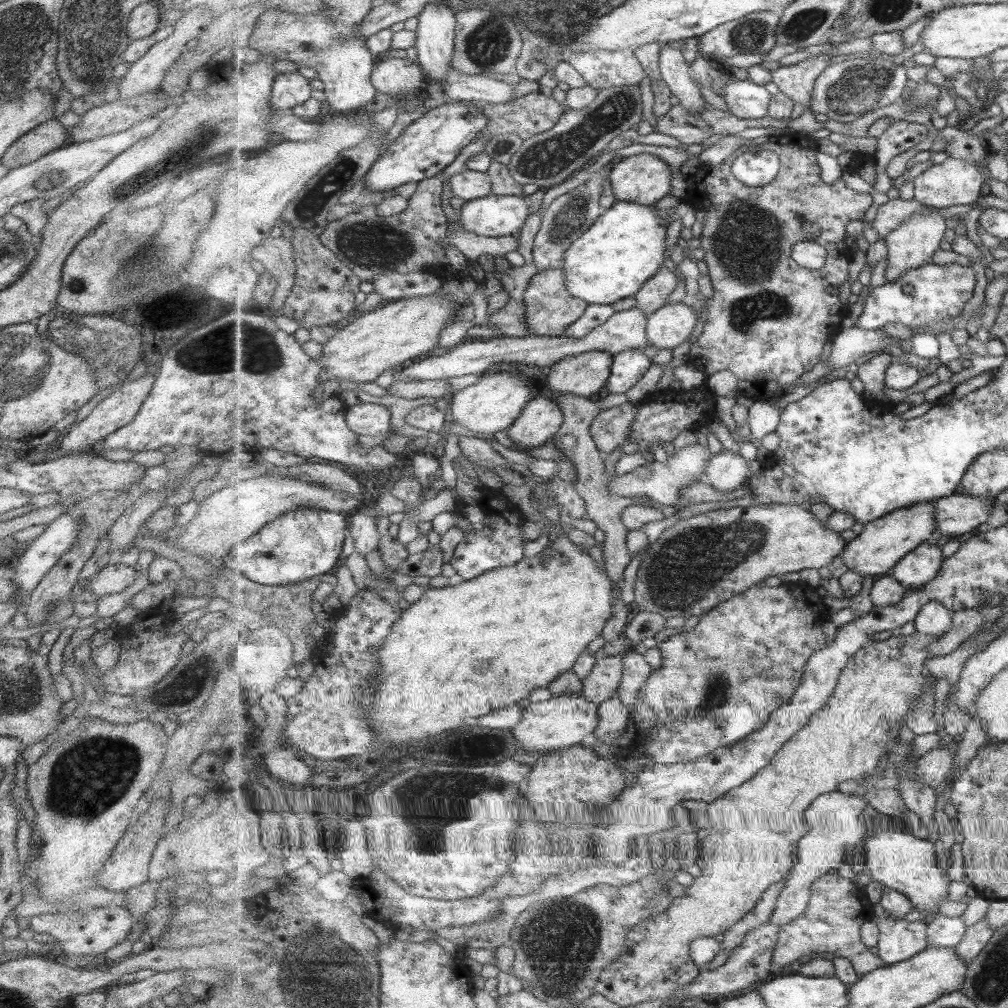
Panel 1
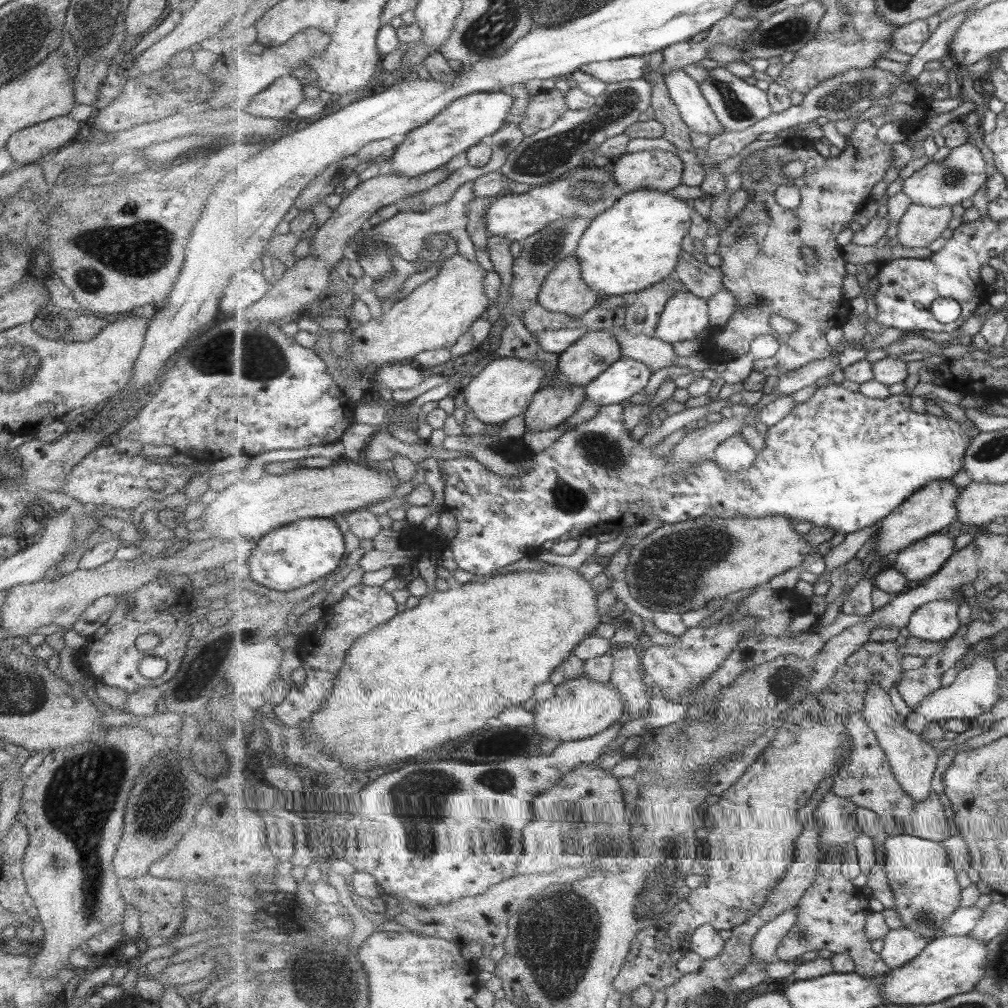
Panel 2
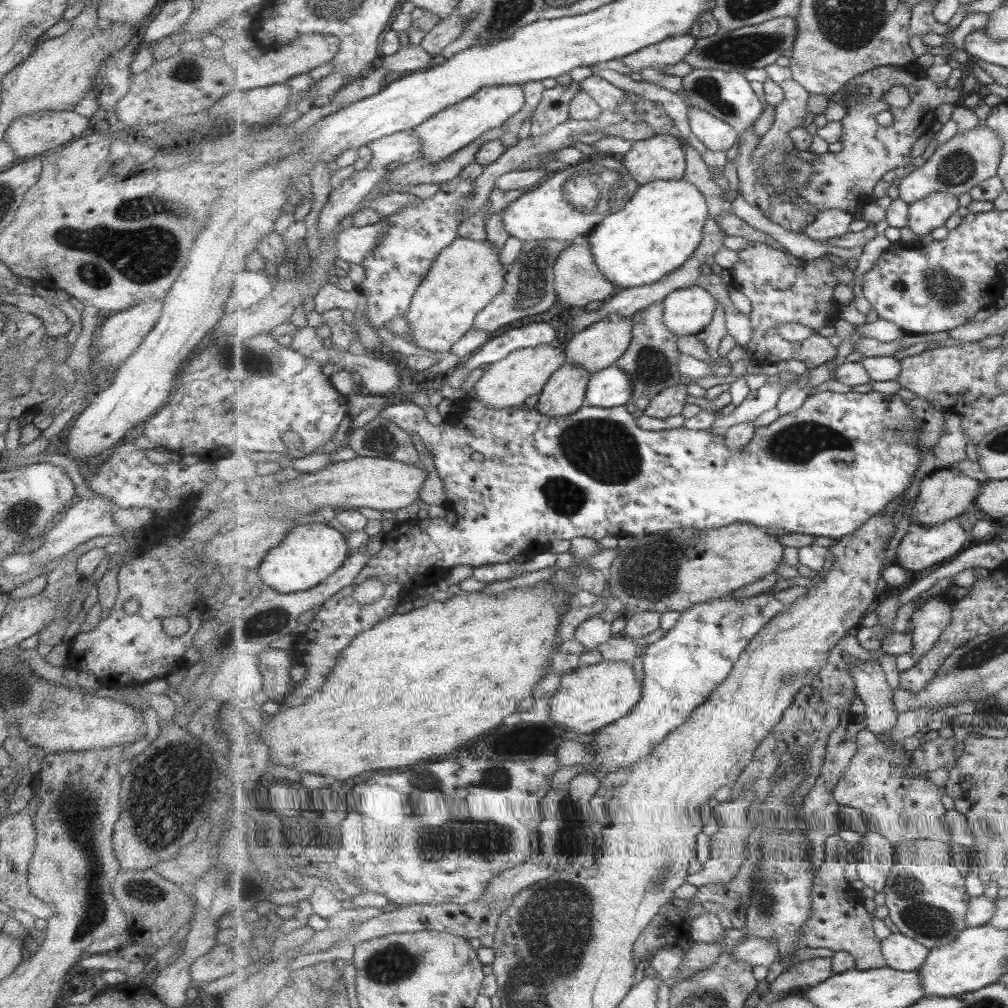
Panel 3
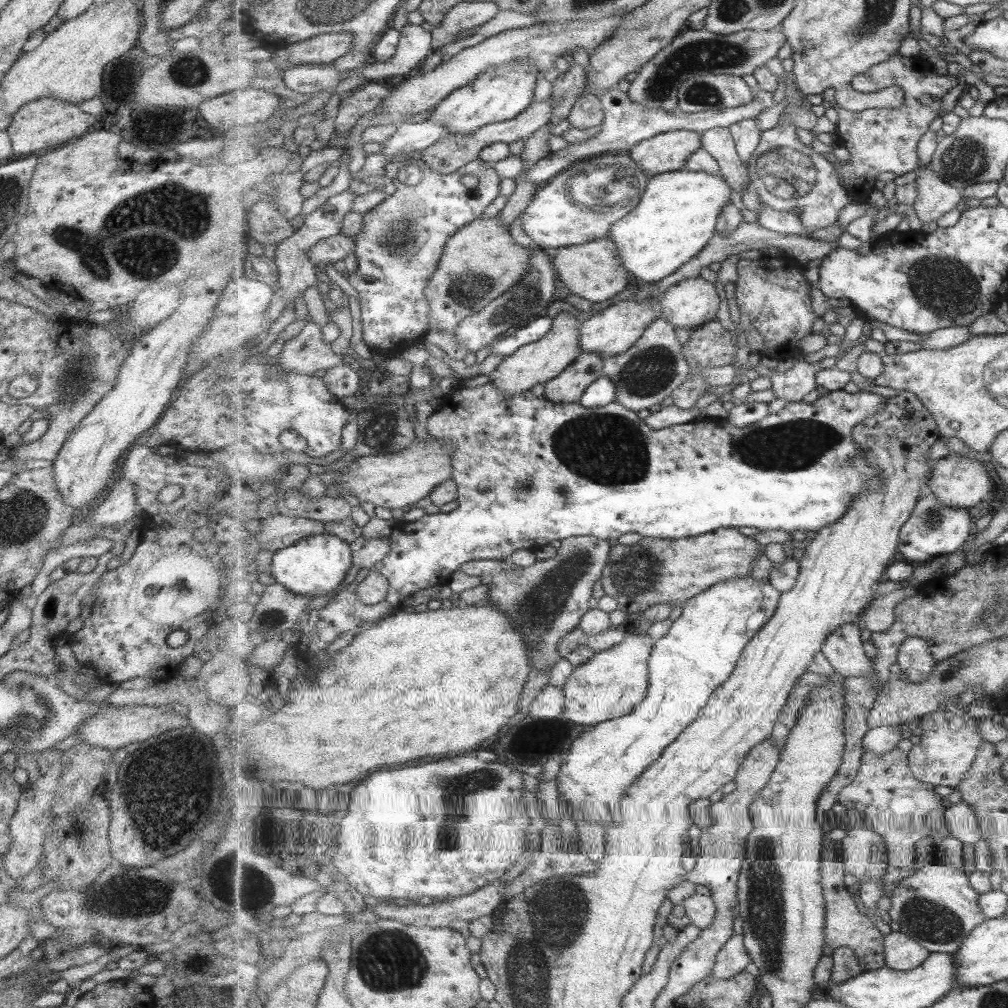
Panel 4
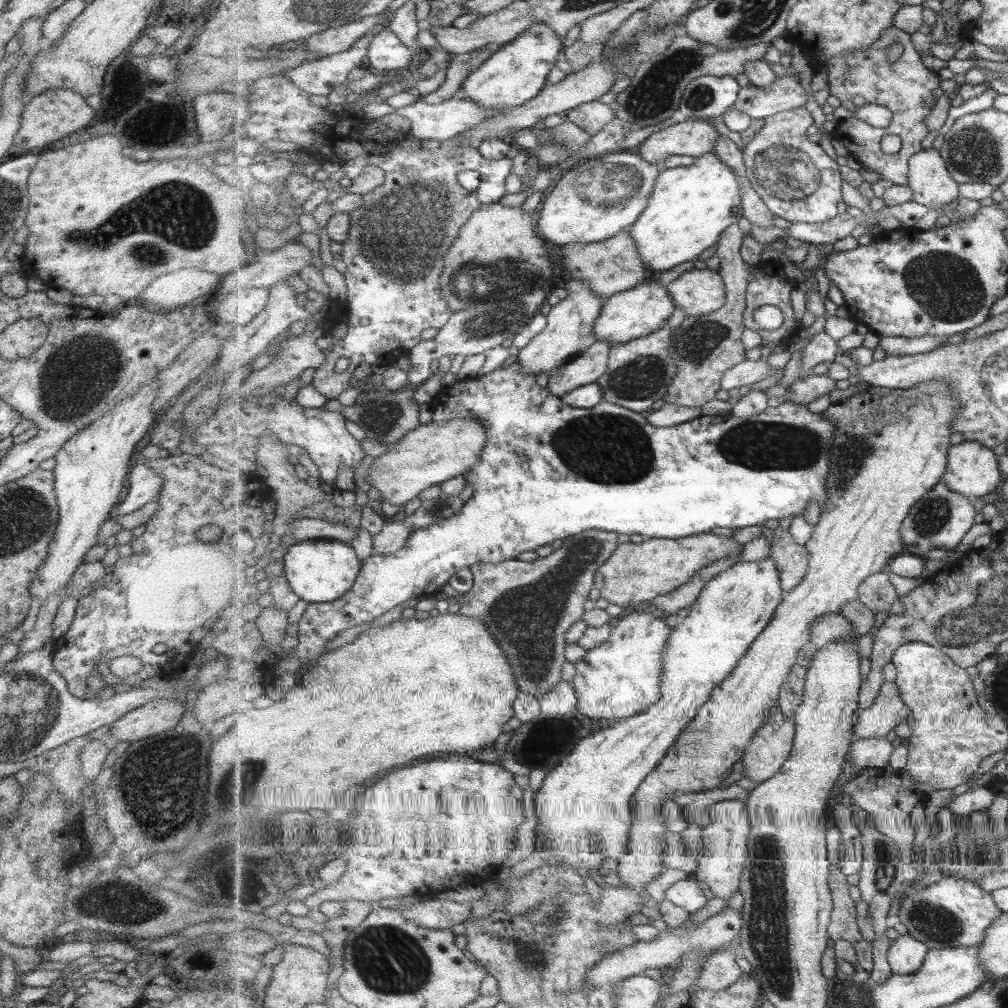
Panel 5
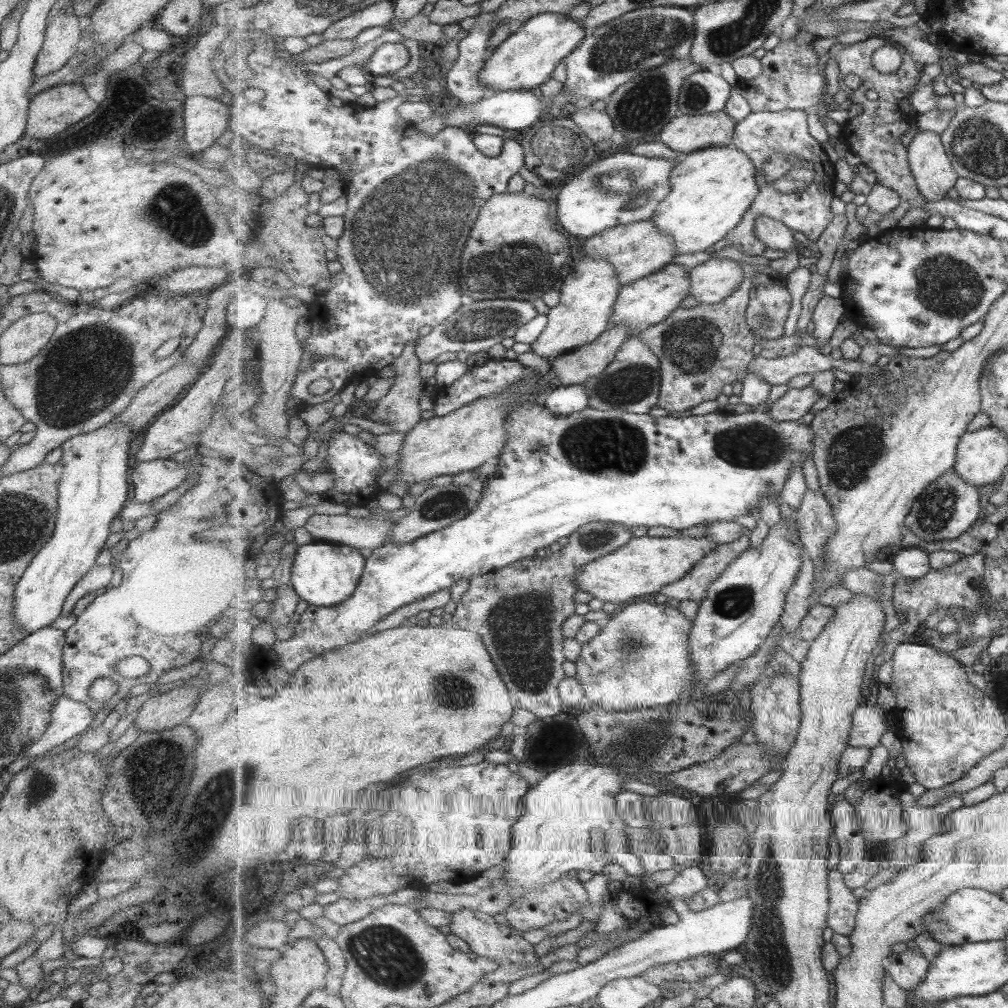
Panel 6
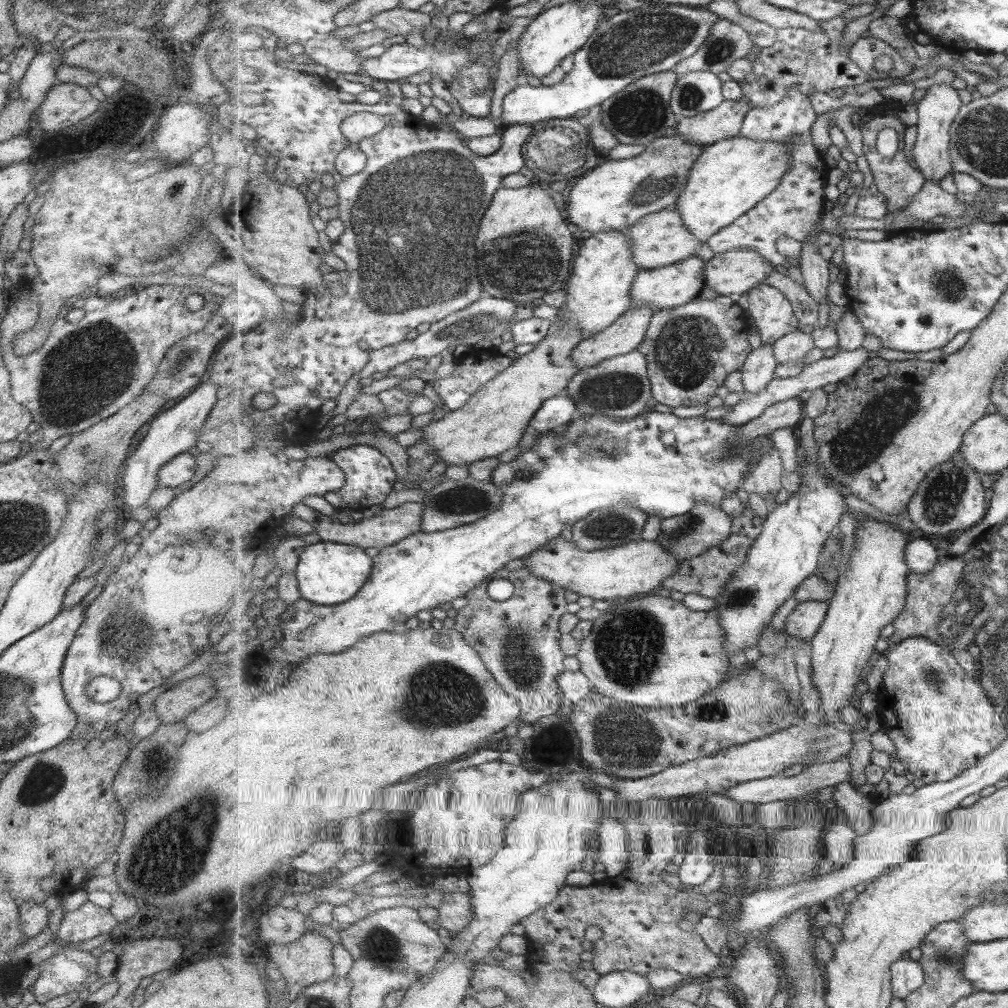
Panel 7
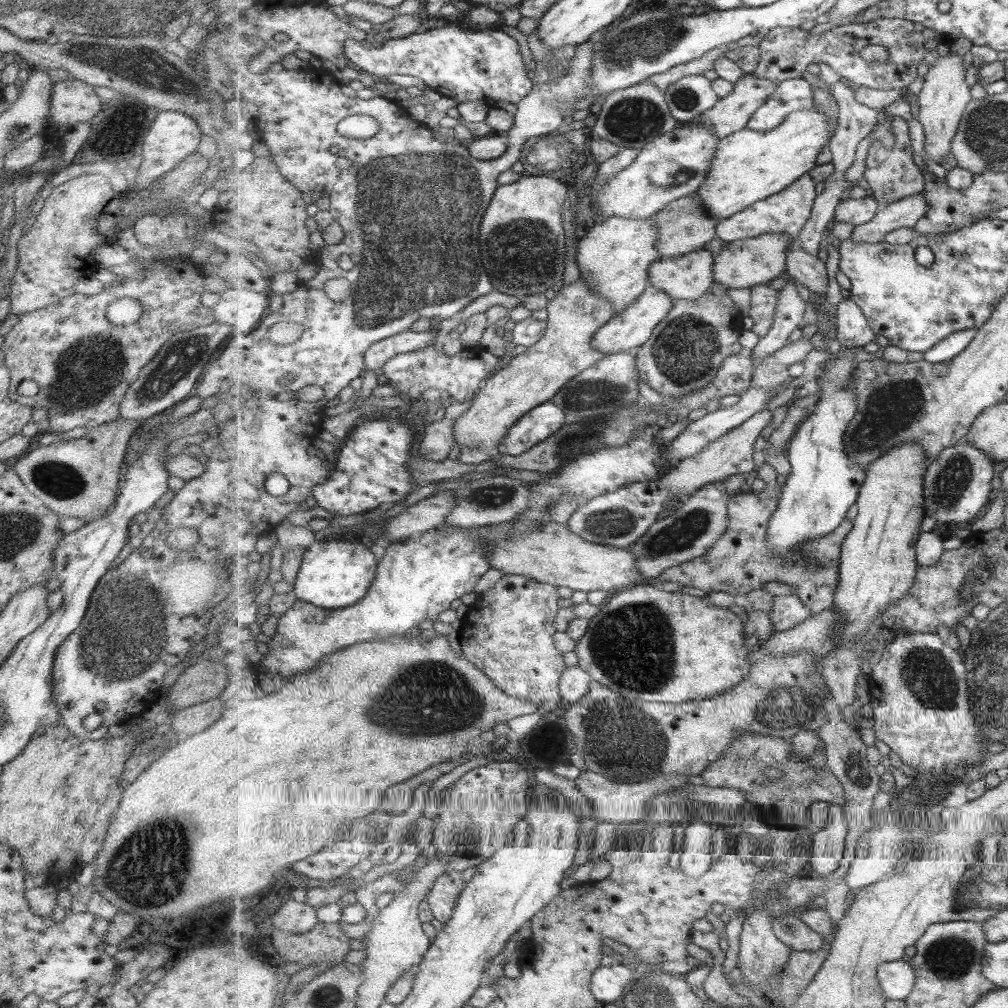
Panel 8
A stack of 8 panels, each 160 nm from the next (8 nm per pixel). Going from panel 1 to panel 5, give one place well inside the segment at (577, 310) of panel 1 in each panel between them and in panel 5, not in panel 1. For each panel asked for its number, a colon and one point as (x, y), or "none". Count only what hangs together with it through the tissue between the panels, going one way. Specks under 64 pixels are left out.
2: (565, 291)
3: (579, 281)
4: (593, 271)
5: (612, 266)

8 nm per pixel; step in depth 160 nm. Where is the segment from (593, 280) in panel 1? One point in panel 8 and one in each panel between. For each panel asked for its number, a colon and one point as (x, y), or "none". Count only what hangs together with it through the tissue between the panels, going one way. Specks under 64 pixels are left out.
2: (635, 245)
3: (659, 231)
4: (677, 217)
5: (692, 206)
6: (713, 189)
7: (732, 176)
8: (750, 165)

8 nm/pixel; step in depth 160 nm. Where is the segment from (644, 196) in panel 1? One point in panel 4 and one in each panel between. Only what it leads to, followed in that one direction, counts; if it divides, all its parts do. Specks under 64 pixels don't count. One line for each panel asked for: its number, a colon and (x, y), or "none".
2: (662, 170)
3: (663, 157)
4: (667, 152)

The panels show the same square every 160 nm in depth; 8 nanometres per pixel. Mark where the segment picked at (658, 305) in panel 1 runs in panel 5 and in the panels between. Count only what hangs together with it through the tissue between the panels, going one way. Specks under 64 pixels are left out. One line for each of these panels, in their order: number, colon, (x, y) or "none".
2: (646, 309)
3: (652, 362)
4: (655, 367)
5: (640, 372)

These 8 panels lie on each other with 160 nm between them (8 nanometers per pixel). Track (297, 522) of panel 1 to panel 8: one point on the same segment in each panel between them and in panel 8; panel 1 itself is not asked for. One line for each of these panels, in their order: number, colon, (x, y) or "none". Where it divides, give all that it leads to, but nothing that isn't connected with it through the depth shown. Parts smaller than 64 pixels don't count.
2: (290, 557)
3: (312, 553)
4: (316, 566)
5: (320, 571)
6: (324, 574)
7: (329, 573)
8: (335, 574)

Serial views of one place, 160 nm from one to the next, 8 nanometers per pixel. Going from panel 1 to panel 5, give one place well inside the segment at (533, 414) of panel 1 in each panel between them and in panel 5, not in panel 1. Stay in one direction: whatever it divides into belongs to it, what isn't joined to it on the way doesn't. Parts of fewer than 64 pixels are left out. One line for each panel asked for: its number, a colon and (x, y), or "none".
2: (552, 406)
3: (566, 391)
4: (569, 387)
5: (589, 367)

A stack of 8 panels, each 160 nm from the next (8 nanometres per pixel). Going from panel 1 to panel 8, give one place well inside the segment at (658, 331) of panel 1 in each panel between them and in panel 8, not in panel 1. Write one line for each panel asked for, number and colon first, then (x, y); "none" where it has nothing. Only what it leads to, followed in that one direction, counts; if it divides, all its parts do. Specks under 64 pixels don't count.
2: (686, 315)
3: (689, 311)
4: (693, 302)
5: (698, 292)
6: (714, 281)
7: (737, 272)
8: (750, 262)

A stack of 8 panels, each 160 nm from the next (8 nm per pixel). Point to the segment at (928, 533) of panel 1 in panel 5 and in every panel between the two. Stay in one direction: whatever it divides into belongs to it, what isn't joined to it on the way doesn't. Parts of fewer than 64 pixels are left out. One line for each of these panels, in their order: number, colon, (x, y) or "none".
2: (930, 510)
3: (945, 494)
4: (959, 481)
5: (974, 470)

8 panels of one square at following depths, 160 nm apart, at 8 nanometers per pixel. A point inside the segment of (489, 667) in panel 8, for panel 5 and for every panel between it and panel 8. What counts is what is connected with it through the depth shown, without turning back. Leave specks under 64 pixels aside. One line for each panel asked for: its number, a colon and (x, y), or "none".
5: (529, 606)
6: (519, 611)
7: (519, 639)

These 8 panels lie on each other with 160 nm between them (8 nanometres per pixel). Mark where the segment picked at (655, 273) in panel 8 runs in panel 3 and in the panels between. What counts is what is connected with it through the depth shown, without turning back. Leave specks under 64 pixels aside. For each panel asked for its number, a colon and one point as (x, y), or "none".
3: (602, 344)
4: (613, 331)
5: (644, 310)
6: (649, 301)
7: (668, 287)

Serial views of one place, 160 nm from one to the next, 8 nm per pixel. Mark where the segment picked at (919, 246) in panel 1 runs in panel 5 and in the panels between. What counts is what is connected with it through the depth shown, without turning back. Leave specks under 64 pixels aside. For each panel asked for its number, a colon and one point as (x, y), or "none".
2: (921, 225)
3: (931, 212)
4: (936, 197)
5: (932, 184)

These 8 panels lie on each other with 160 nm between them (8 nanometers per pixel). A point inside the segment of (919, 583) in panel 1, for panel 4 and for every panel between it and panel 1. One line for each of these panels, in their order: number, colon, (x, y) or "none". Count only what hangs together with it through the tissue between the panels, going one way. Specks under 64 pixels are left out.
2: (925, 557)
3: (923, 546)
4: (933, 530)

